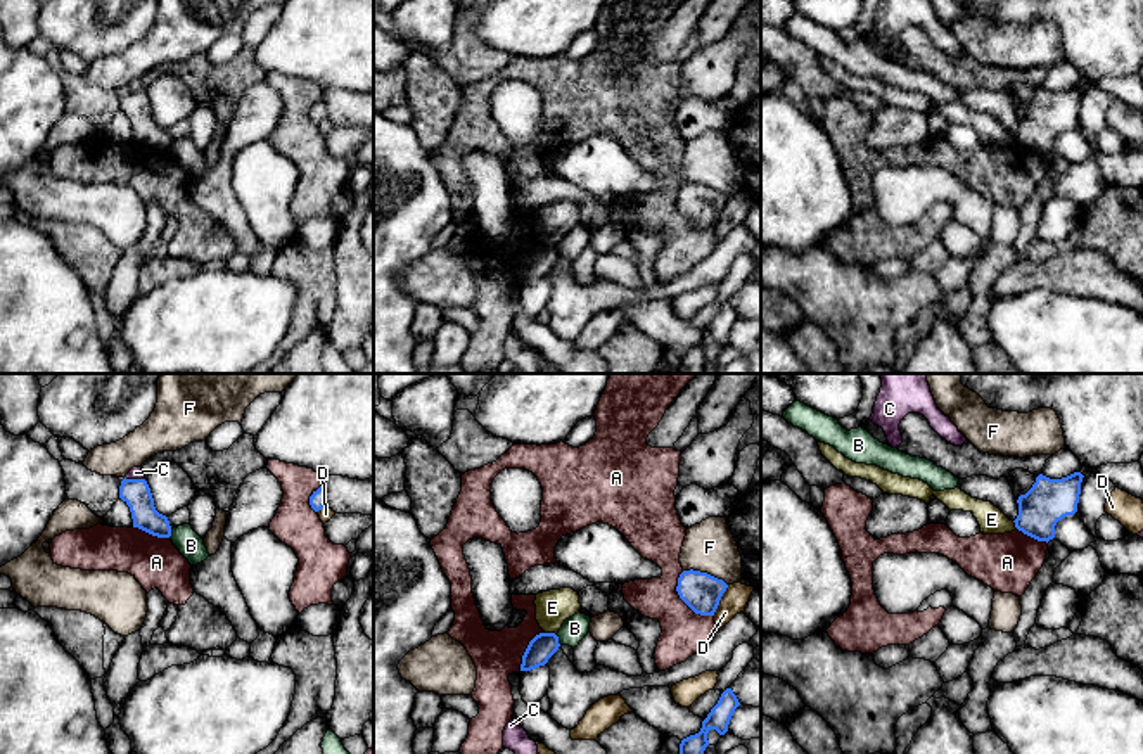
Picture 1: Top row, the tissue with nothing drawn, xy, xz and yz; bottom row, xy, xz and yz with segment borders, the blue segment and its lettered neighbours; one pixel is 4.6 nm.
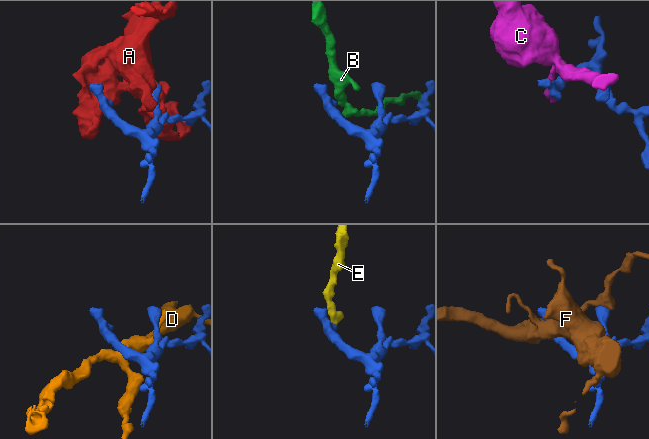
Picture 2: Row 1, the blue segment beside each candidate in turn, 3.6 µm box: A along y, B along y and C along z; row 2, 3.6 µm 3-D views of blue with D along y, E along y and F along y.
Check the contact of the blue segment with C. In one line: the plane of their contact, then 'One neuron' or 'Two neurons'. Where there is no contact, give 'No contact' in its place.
Touches blue in xy. Two neurons

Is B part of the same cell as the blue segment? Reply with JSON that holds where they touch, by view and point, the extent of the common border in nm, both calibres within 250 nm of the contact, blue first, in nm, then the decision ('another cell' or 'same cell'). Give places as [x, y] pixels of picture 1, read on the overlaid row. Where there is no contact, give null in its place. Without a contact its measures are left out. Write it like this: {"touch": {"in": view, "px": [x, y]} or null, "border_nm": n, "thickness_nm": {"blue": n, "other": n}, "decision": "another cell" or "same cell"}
{"touch": {"in": "xz", "px": [557, 640]}, "border_nm": 50, "thickness_nm": {"blue": 120, "other": 120}, "decision": "another cell"}

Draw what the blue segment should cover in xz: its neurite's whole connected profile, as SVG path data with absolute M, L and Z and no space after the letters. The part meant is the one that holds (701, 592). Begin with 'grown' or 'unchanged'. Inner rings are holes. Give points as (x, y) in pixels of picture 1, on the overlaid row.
unchanged; M690 569L680 574L676 591L695 614L714 616L726 588L723 579Z

